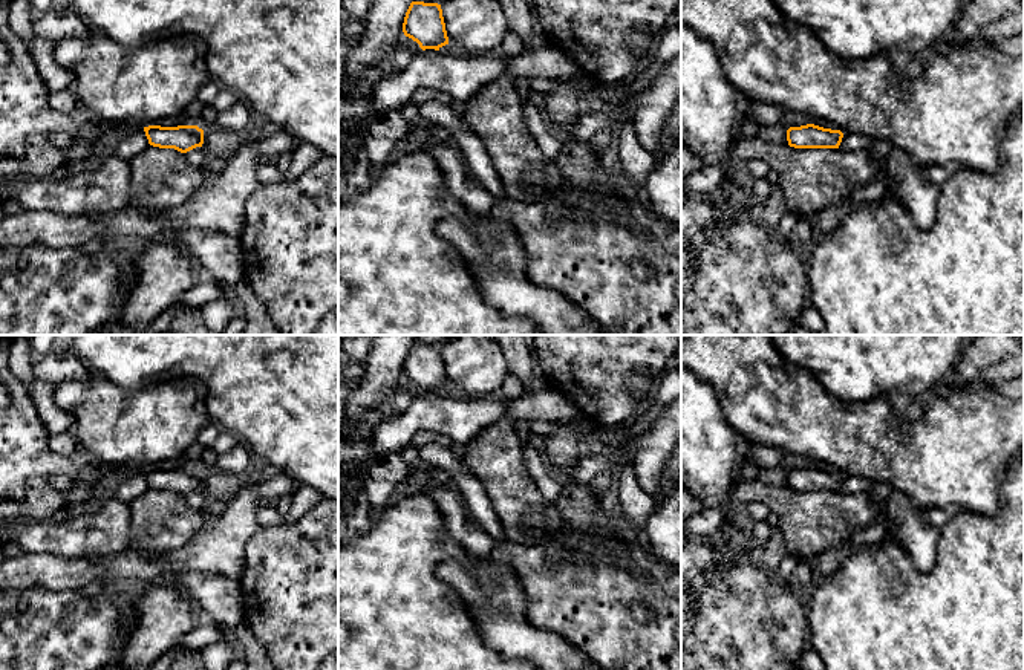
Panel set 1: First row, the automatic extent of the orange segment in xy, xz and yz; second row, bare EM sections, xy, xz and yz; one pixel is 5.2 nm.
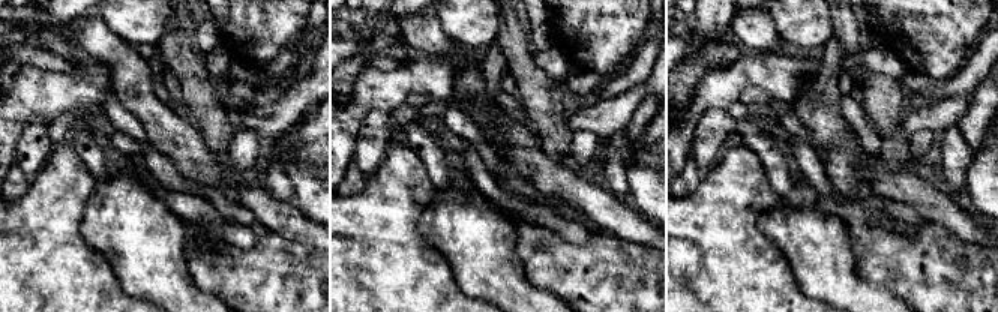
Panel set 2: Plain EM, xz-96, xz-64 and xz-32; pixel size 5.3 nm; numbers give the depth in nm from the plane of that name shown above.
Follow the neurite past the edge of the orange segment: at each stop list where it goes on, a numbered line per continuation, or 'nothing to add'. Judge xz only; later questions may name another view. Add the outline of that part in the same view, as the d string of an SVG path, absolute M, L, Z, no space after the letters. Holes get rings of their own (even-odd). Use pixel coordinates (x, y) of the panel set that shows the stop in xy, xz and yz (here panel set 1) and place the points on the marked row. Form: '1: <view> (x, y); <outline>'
nothing to add

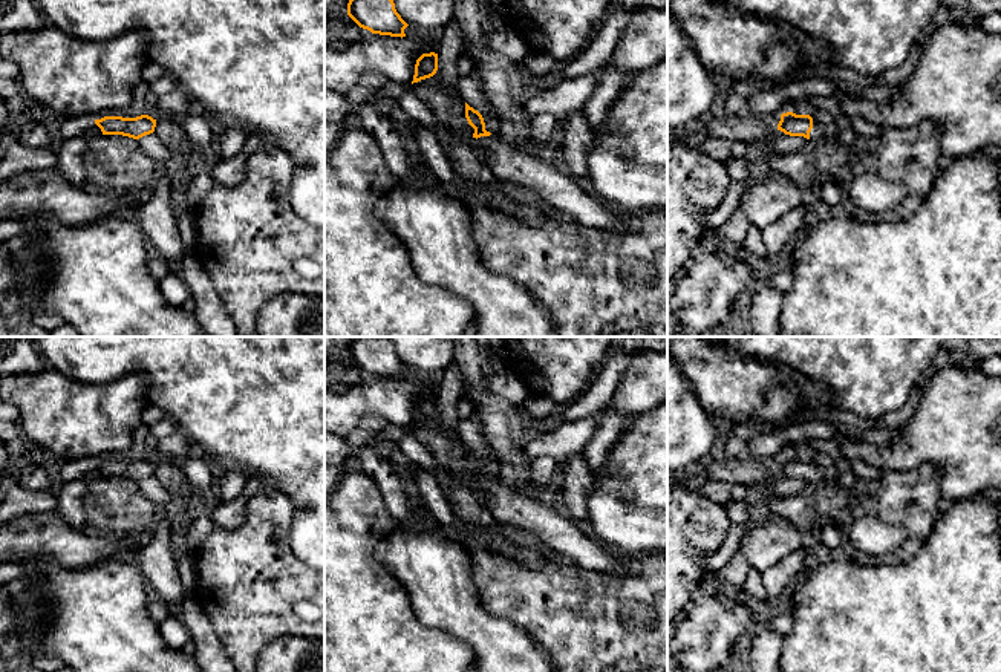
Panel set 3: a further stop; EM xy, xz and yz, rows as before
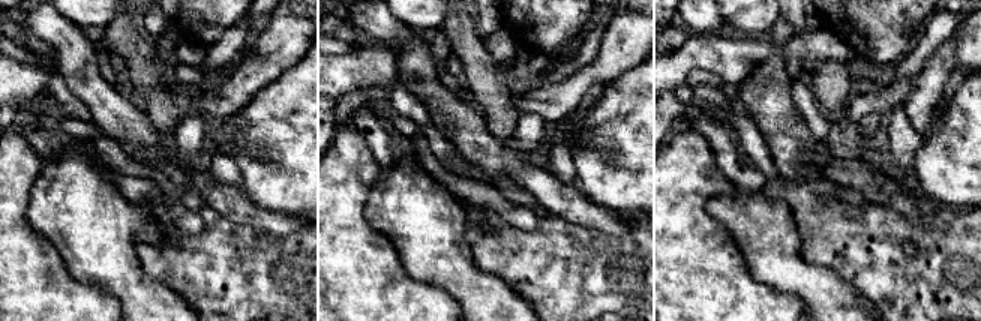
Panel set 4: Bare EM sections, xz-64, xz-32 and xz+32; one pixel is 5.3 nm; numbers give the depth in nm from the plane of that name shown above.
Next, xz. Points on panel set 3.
1: xz (539, 173); M500 135L478 138L474 150L488 159L496 182L536 191L548 207L571 214L583 227L626 231L620 211L609 210L588 184L575 182L549 156L517 153Z

